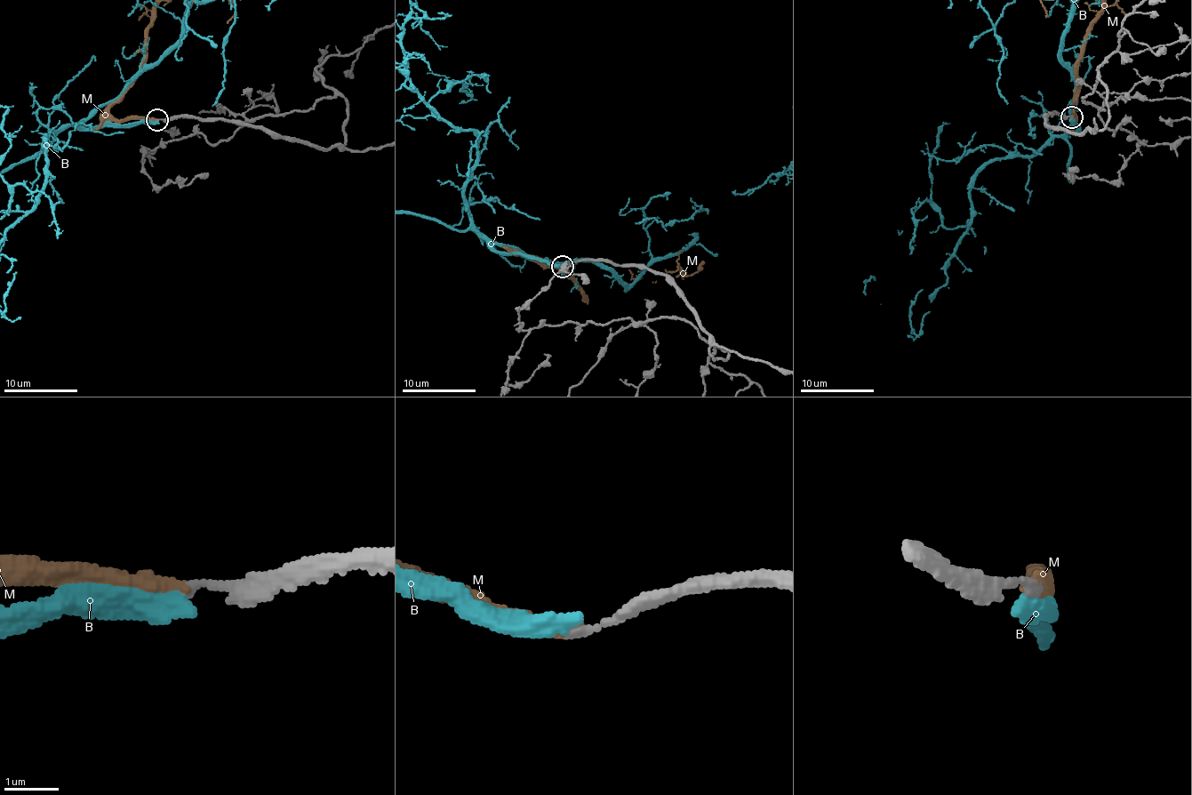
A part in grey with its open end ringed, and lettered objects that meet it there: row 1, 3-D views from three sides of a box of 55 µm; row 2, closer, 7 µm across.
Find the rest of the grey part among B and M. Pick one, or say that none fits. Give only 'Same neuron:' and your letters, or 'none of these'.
Same neuron: M

